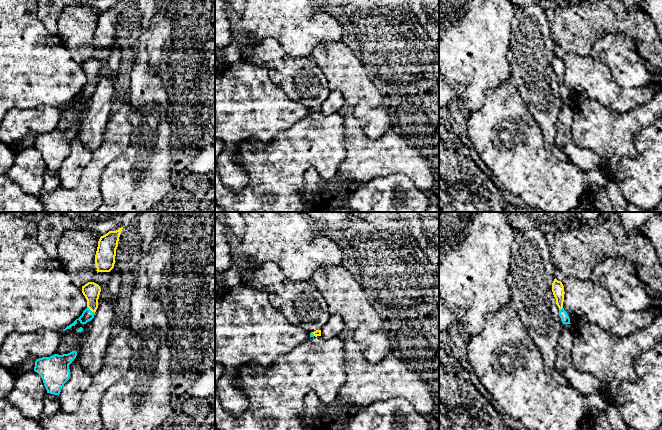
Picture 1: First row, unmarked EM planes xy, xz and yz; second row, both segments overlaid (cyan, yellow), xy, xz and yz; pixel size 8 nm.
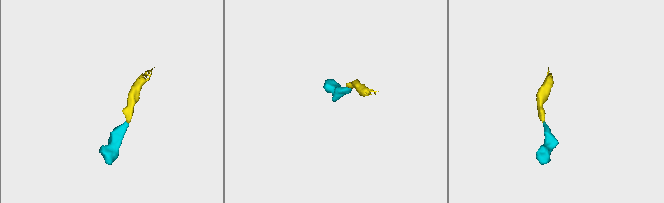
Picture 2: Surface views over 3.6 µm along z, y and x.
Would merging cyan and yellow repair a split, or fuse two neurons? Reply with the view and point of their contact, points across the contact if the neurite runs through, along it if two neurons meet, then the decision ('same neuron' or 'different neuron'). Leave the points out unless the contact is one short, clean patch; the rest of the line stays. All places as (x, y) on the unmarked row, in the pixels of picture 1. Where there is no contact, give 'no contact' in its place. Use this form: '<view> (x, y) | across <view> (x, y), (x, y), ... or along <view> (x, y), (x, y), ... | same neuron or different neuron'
xy (90, 86) | across xy (87, 91), (90, 86), (91, 67) | same neuron

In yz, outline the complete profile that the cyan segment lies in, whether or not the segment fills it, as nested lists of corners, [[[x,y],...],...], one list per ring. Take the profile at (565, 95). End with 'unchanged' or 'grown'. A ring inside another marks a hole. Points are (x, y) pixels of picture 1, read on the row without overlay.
[[[556,54],[554,55],[552,59],[552,68],[556,75],[556,80],[559,84],[559,91],[561,94],[561,97],[563,100],[571,100],[570,94],[567,90],[567,88],[563,84],[563,78],[564,78],[564,62],[561,57],[558,57]]]; grown

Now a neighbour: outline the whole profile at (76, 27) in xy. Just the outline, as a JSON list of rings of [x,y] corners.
[[[65,6],[58,18],[57,36],[72,58],[82,63],[97,49],[95,31],[99,10],[88,6]]]

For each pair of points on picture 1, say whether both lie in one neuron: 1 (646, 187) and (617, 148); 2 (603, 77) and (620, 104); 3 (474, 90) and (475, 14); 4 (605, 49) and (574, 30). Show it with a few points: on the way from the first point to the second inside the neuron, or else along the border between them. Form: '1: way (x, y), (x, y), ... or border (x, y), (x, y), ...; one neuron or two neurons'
1: border (635, 135), (636, 155), (623, 157), (611, 176); two neurons
2: way (603, 84), (603, 87), (613, 97); one neuron
3: way (476, 71), (476, 33); one neuron
4: border (617, 32), (601, 37), (594, 45), (590, 54); two neurons

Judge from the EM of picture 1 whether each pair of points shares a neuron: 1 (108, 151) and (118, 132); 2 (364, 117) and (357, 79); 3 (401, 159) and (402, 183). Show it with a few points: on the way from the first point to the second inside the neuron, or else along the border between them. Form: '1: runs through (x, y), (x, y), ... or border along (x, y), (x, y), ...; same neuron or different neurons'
1: runs through (112, 146), (116, 137); same neuron
2: border along (354, 104), (365, 101), (370, 105), (381, 106); different neurons
3: border along (379, 176), (404, 173), (420, 189); different neurons

